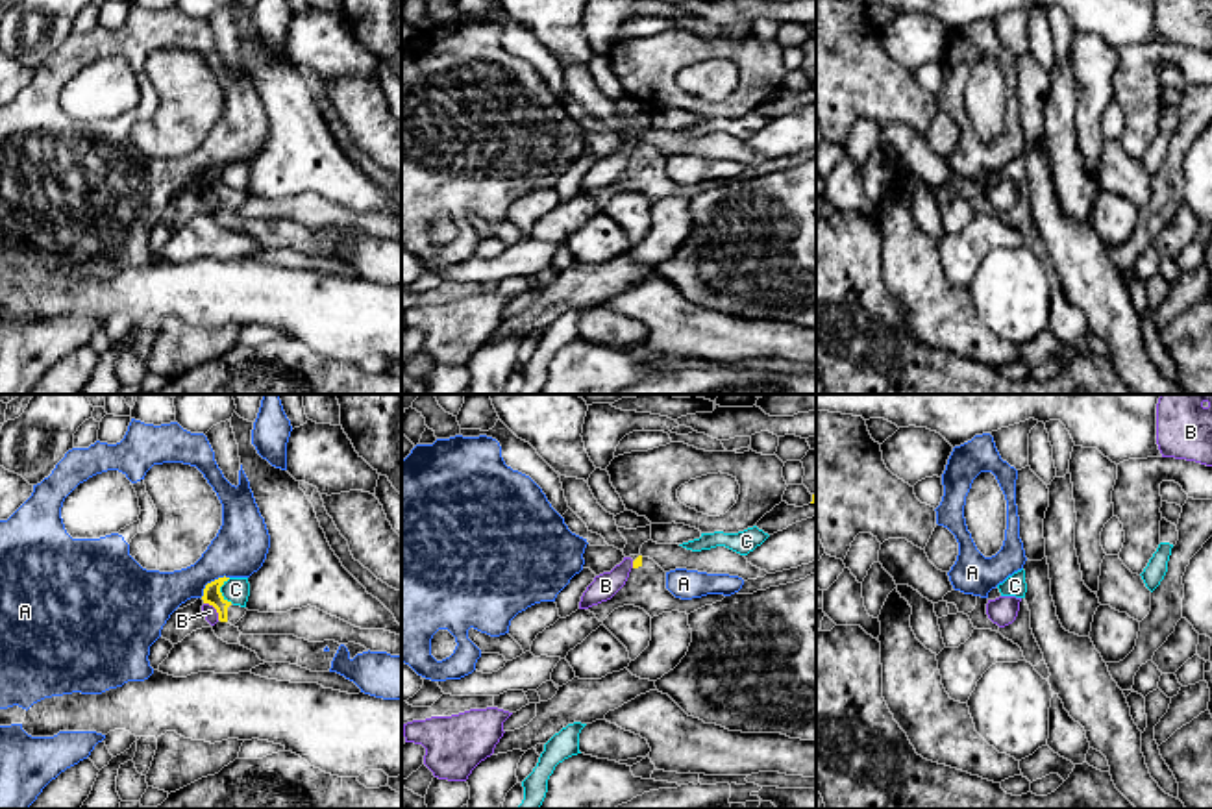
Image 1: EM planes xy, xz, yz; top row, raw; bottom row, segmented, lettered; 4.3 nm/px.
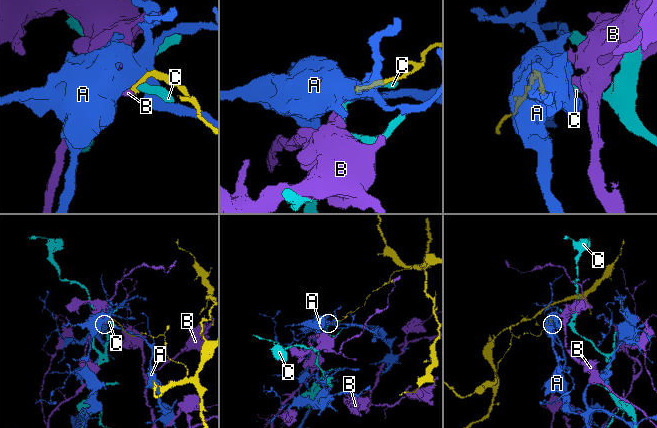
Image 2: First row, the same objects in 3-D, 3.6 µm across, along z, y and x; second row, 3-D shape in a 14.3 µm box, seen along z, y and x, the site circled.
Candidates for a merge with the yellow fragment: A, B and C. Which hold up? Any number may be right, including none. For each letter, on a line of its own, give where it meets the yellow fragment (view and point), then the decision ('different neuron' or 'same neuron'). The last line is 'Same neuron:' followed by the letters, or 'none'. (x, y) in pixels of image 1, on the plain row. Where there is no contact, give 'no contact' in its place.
A: xy (211, 167) | different neuron
B: xy (215, 193) | different neuron
C: xy (219, 176) | different neuron
Same neuron: none

